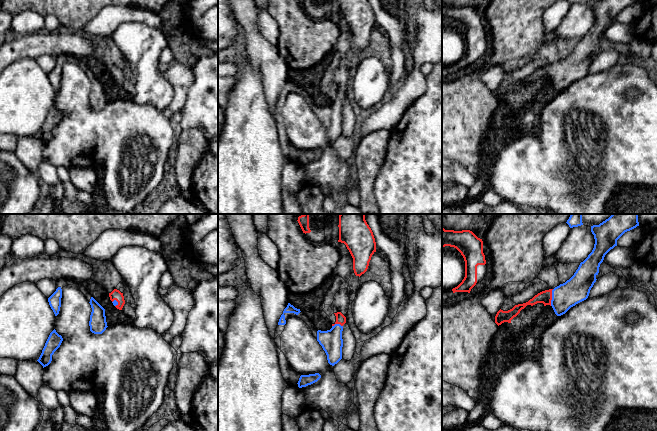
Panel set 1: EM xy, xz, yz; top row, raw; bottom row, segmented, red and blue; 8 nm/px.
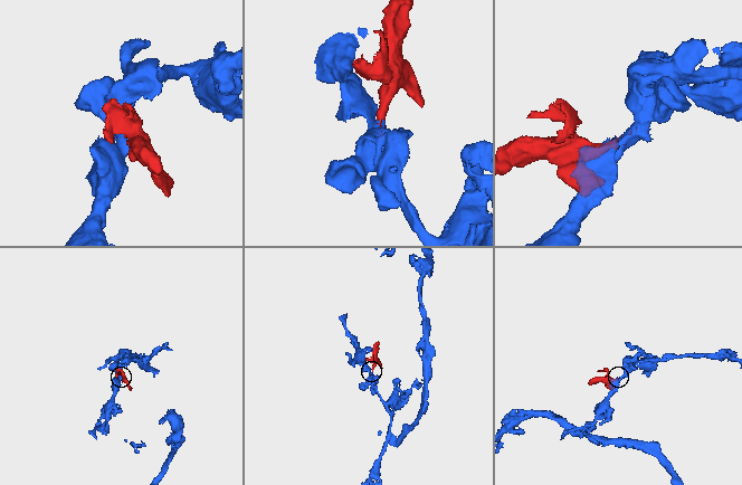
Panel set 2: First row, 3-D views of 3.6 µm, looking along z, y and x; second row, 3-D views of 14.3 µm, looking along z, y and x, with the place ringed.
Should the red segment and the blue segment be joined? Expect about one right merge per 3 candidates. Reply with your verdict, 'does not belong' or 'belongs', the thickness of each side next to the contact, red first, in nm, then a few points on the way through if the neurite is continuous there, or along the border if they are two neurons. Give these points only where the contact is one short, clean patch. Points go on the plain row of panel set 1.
belongs; 110 nm thick on the red side, 200 nm on the other; runs through yz (545, 73), (551, 73), (563, 73), (575, 66)

